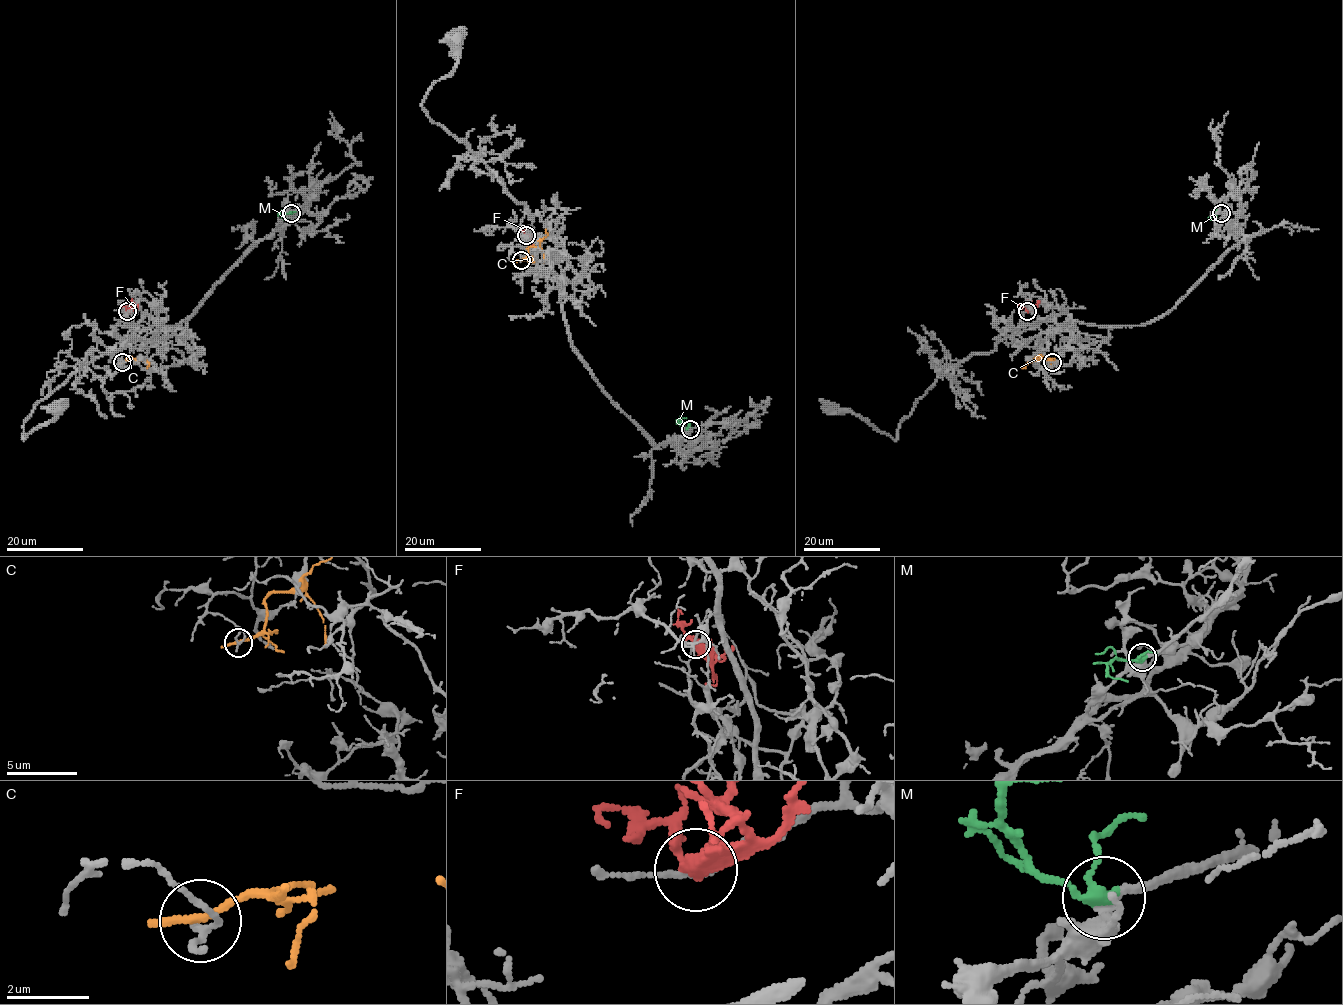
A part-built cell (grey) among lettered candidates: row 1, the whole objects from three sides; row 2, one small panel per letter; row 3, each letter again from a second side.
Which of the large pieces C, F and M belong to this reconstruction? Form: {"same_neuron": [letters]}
{"same_neuron": ["M"]}

